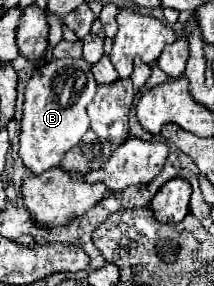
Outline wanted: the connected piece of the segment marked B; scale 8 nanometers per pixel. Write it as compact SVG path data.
M59 58L33 70L25 88L19 134L19 156L33 174L43 174L49 168L59 166L63 154L79 144L89 130L89 114L85 108L93 100L95 90L97 84L91 76L91 64L83 58Z

